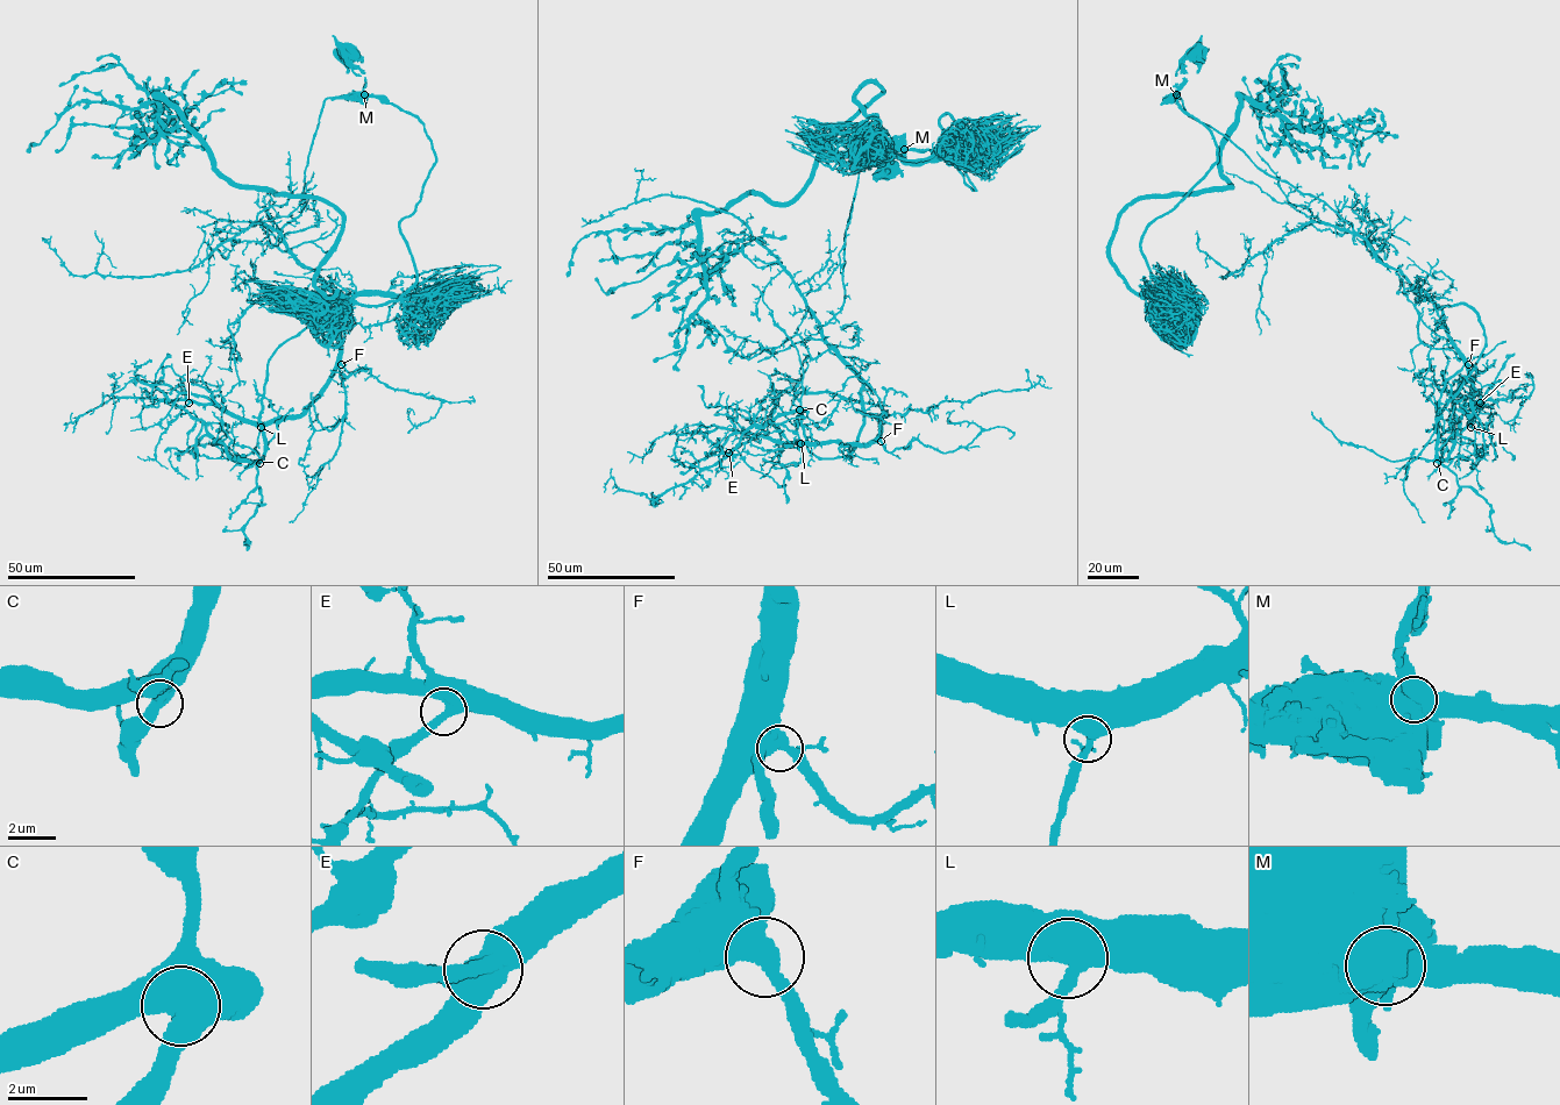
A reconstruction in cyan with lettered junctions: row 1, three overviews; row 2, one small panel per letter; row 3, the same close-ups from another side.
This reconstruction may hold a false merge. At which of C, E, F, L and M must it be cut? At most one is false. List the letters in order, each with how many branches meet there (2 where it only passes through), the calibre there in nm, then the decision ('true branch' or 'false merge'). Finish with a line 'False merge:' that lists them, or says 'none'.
C: 2 | 550 nm | true branch
E: 2 | 550 nm | true branch
F: 2 | 500 nm | true branch
L: 2 | 550 nm | true branch
M: 2 | 1000 nm | false merge
False merge: M

